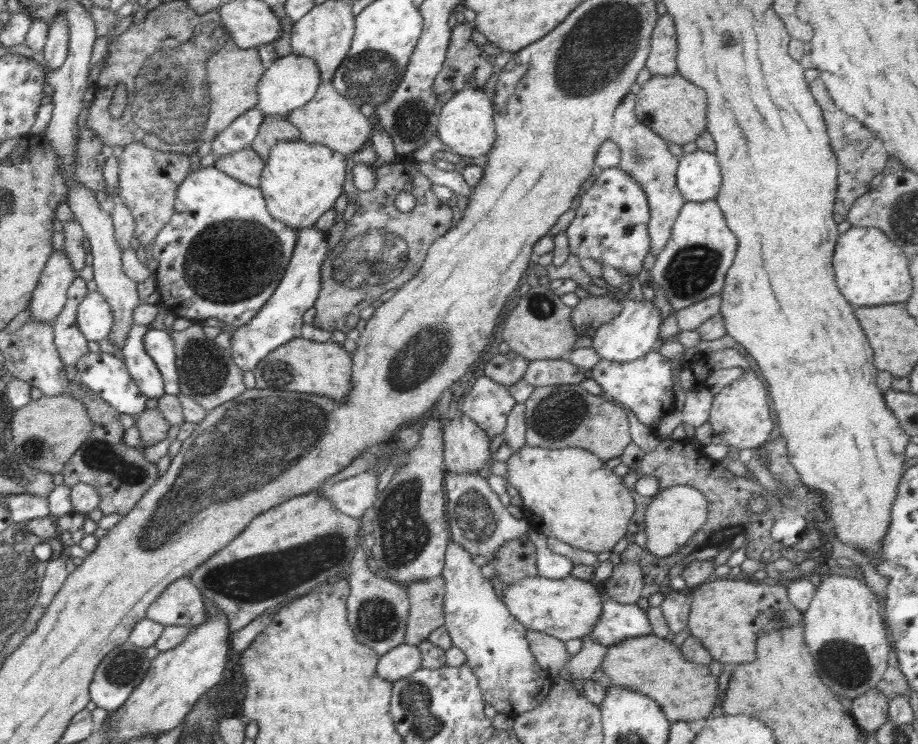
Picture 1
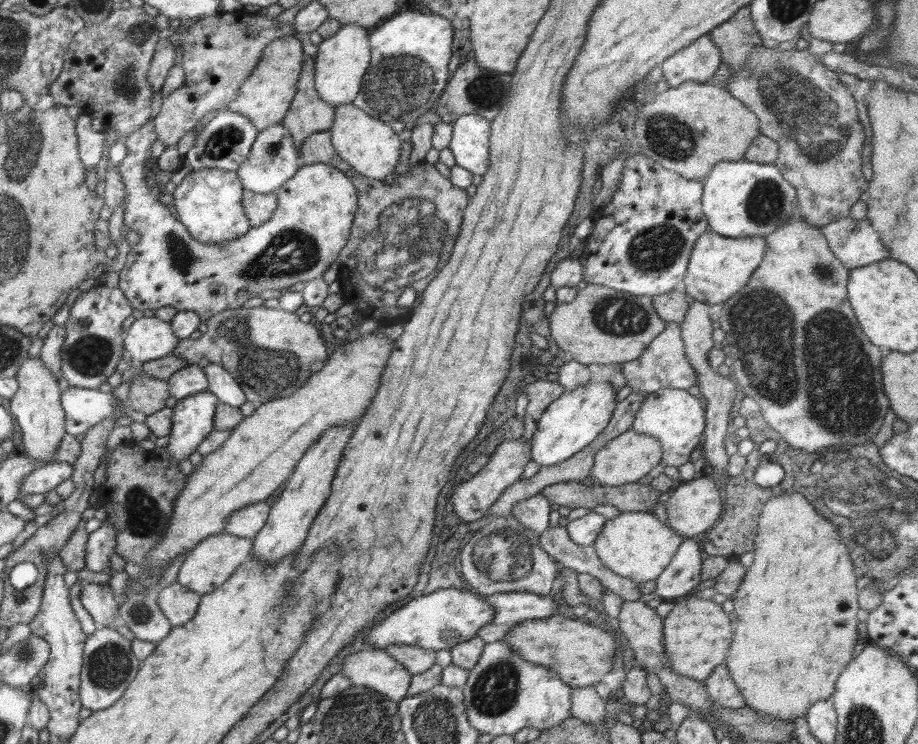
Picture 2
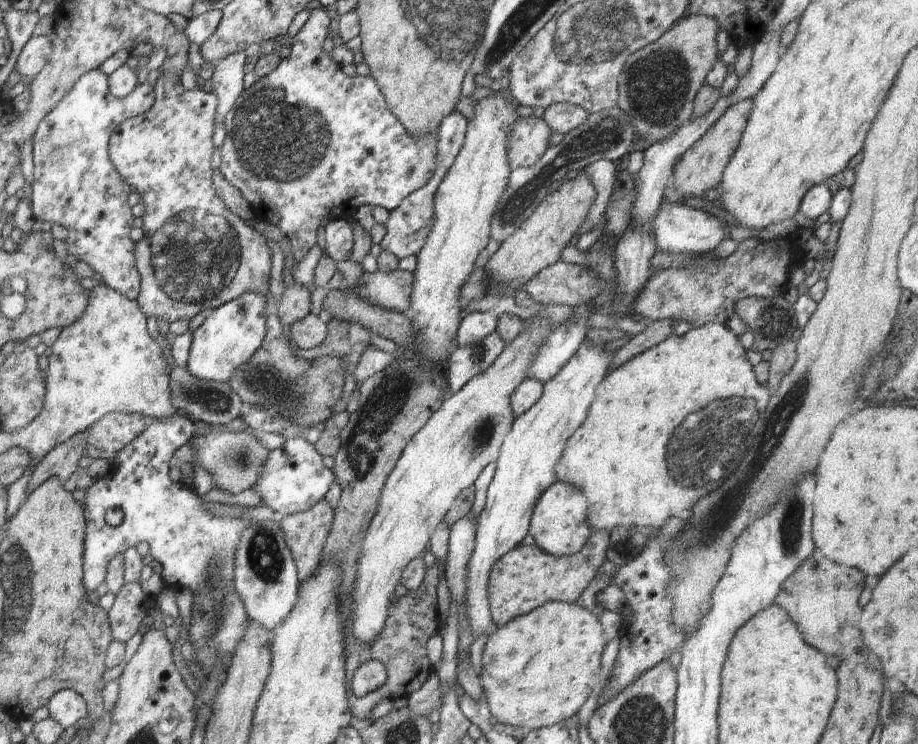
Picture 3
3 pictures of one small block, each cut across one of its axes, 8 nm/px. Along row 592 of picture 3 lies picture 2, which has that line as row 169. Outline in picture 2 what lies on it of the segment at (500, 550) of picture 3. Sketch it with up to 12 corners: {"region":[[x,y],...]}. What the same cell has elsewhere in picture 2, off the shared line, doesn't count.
{"region":[[479,114],[452,123],[457,166],[483,176],[489,168],[490,124]]}

